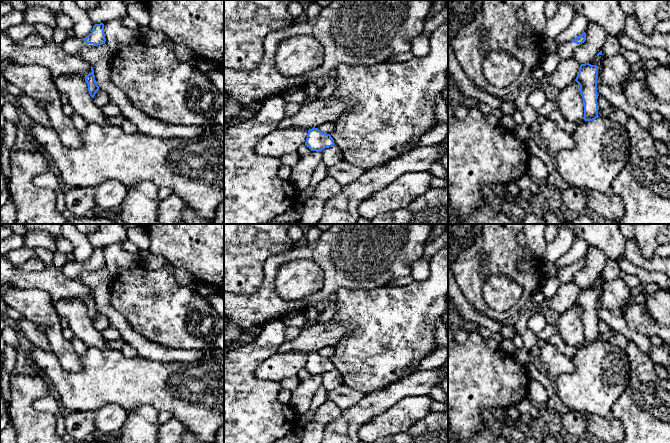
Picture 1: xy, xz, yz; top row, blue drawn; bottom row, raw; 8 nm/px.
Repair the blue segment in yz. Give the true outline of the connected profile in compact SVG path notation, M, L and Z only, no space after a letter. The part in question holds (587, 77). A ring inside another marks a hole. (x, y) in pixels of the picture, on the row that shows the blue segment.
M589 63L581 64L575 81L580 86L584 103L584 121L571 133L575 146L554 155L556 171L569 186L614 195L612 182L621 172L630 156L630 140L624 124L598 116L598 68Z

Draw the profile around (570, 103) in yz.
M576 81L558 93L556 102L567 121L575 122L584 118L584 103Z

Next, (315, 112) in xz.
M333 95L323 99L313 98L305 102L296 115L285 117L277 129L302 128L309 130L319 128L325 123L336 123L350 109L351 106L347 100L340 100Z

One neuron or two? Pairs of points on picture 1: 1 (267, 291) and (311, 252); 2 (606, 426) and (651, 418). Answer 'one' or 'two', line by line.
1: one
2: two

